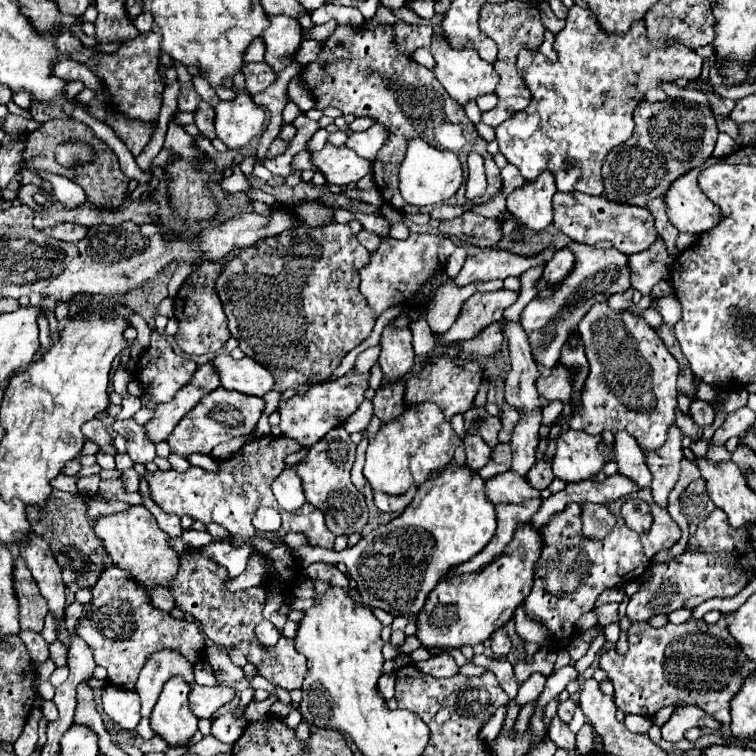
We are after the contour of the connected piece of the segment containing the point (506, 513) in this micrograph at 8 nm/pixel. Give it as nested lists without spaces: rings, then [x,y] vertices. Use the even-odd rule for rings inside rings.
[[[542,499],[522,501],[522,503],[518,503],[518,505],[512,505],[512,503],[494,505],[498,529],[496,529],[496,535],[492,537],[490,545],[486,545],[486,549],[482,549],[482,553],[478,553],[478,557],[474,557],[474,561],[470,561],[470,565],[462,565],[462,569],[454,569],[454,573],[448,573],[448,577],[458,575],[458,573],[478,571],[478,569],[486,567],[490,561],[494,561],[494,557],[498,557],[498,555],[502,553],[502,549],[512,541],[514,529],[516,529],[518,525],[530,521],[532,515],[538,511],[540,503],[542,503]]]

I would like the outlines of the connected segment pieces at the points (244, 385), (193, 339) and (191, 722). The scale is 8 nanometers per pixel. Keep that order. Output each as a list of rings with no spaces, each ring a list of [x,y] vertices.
[[[218,355],[212,361],[218,369],[222,385],[230,391],[234,389],[246,395],[264,397],[274,389],[274,375],[250,357],[236,361],[230,355]]]
[[[218,261],[218,265],[210,265],[210,263],[202,263],[180,287],[180,291],[174,297],[174,309],[176,309],[176,319],[178,319],[178,333],[174,335],[178,347],[186,353],[186,355],[204,355],[204,353],[216,353],[218,349],[224,347],[224,343],[228,341],[230,333],[226,329],[226,315],[222,313],[222,303],[218,301],[218,297],[214,297],[214,281],[222,269],[222,263],[226,261]]]
[[[182,677],[168,679],[150,715],[154,733],[160,735],[170,747],[186,743],[198,731],[198,717],[188,707],[190,689],[192,687]]]

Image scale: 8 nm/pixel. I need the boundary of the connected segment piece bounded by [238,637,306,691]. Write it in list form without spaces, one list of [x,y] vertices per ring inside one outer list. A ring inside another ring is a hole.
[[[280,637],[278,645],[268,649],[262,649],[258,642],[256,649],[254,643],[242,641],[238,649],[246,655],[248,663],[256,665],[258,675],[266,677],[270,683],[286,691],[302,687],[306,675],[306,659],[294,649],[294,639]]]

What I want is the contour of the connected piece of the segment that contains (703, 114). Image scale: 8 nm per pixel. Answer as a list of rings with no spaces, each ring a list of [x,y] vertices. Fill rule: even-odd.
[[[666,99],[660,103],[642,101],[634,109],[634,123],[632,137],[618,149],[612,149],[602,165],[606,185],[604,197],[628,205],[646,207],[650,199],[664,195],[672,181],[682,173],[700,167],[712,155],[718,137],[716,119],[710,107],[684,99]],[[698,141],[704,143],[700,149]]]

